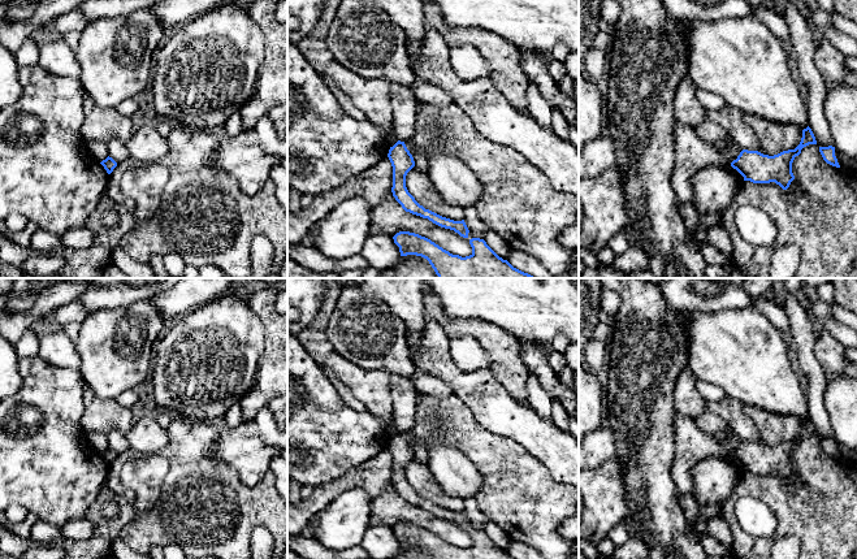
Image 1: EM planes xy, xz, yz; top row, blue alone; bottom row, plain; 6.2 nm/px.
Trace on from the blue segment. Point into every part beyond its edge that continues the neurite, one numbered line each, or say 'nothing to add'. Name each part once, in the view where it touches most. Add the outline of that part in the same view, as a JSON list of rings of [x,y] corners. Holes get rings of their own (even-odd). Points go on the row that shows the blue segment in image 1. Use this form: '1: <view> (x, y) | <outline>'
nothing to add

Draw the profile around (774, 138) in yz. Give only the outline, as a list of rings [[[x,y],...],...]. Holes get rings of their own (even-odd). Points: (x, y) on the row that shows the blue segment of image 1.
[[[744,113],[744,121],[759,140],[758,152],[769,156],[795,150],[801,142],[800,130],[795,125],[771,122],[762,117]]]

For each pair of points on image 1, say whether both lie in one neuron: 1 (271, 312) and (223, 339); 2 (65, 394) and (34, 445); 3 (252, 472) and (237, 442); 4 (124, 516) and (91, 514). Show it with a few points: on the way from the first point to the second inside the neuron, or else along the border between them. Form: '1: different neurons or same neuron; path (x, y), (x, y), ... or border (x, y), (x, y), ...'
1: different neurons; border (246, 302), (264, 328), (264, 346), (260, 350)
2: same neuron; path (52, 407), (47, 412), (46, 427), (42, 432)
3: same neuron; path (252, 464), (251, 458), (243, 450)
4: same neuron; path (116, 523), (102, 523), (99, 520)

